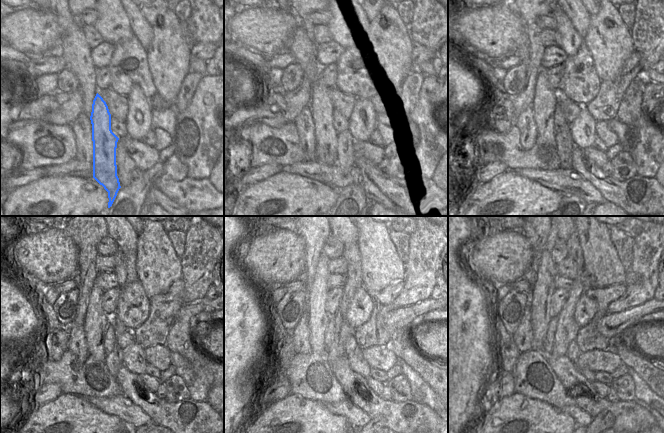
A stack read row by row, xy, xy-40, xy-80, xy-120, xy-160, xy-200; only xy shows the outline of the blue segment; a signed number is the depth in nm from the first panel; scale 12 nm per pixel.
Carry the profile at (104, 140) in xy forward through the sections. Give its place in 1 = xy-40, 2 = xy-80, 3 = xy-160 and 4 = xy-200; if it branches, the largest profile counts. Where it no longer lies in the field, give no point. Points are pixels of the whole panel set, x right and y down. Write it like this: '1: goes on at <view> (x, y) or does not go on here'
1: goes on at xy-40 (321, 106)
2: goes on at xy-80 (544, 102)
3: goes on at xy-160 (318, 319)
4: goes on at xy-200 (540, 297)

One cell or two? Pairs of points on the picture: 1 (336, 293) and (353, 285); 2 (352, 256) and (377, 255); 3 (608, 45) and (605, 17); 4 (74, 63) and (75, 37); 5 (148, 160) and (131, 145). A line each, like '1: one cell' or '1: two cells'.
1: two cells
2: two cells
3: one cell
4: one cell
5: one cell

